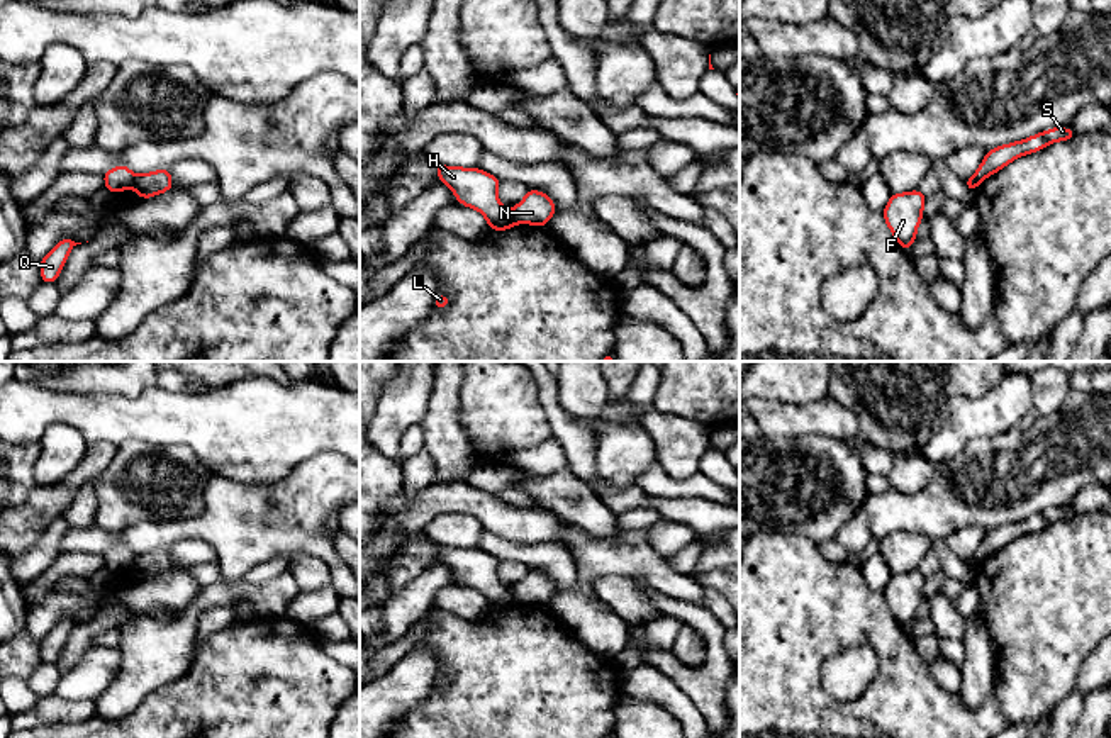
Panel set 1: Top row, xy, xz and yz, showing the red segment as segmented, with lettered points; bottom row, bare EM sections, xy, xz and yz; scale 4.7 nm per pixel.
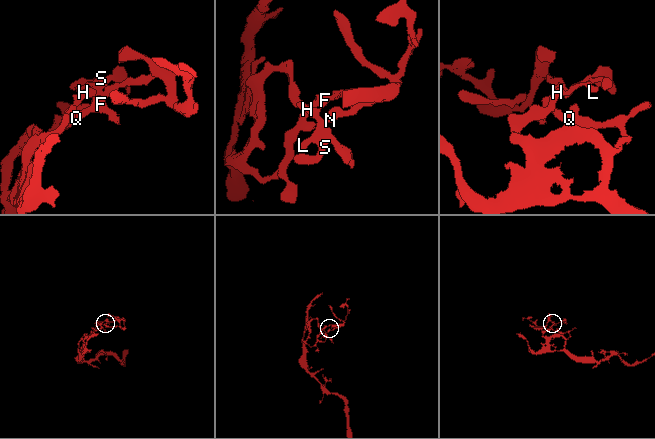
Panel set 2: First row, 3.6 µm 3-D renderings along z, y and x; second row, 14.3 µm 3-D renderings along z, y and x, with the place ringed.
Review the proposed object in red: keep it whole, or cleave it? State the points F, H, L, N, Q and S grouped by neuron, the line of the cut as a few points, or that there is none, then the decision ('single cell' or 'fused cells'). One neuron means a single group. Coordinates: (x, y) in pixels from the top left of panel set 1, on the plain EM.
F H L Q S / N; cut in xy along (136, 557), (131, 567); fused cells

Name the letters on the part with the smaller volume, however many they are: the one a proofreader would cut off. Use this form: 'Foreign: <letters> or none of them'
Foreign: N

